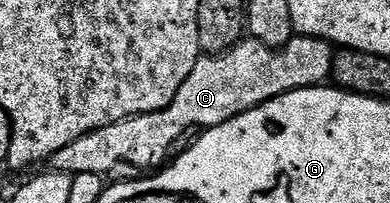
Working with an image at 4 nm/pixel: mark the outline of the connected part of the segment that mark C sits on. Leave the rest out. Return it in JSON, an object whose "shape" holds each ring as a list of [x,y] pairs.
{"shape":[[[299,34],[293,35],[292,39],[286,41],[283,48],[267,48],[262,42],[245,38],[228,52],[201,55],[194,70],[190,70],[190,78],[182,82],[182,90],[174,94],[174,102],[170,102],[170,106],[150,114],[131,116],[110,126],[102,126],[102,130],[94,130],[90,134],[82,134],[82,138],[70,142],[70,146],[65,146],[63,150],[58,150],[58,154],[52,156],[51,171],[67,172],[71,177],[78,174],[98,174],[107,177],[108,172],[119,164],[138,166],[141,170],[159,169],[173,155],[178,138],[182,138],[182,134],[213,128],[246,110],[254,110],[262,106],[262,102],[270,102],[287,92],[299,88],[321,87],[332,75],[333,55],[333,45],[328,41],[320,40],[317,36]]]}

